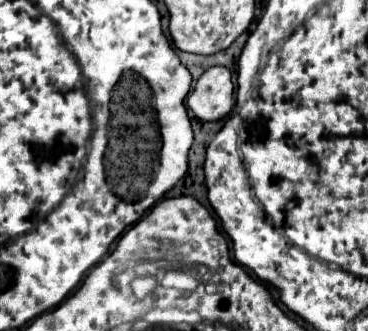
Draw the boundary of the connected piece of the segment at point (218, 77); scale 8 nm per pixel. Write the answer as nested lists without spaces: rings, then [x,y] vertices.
[[[225,66],[205,70],[189,94],[187,104],[199,120],[221,120],[227,116],[235,106],[231,70]]]

